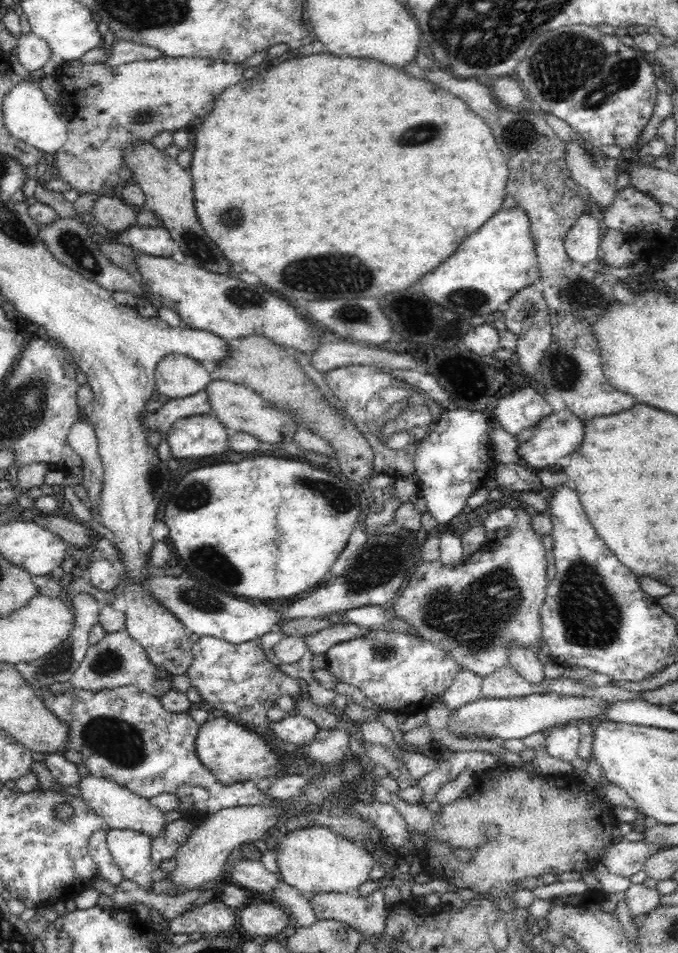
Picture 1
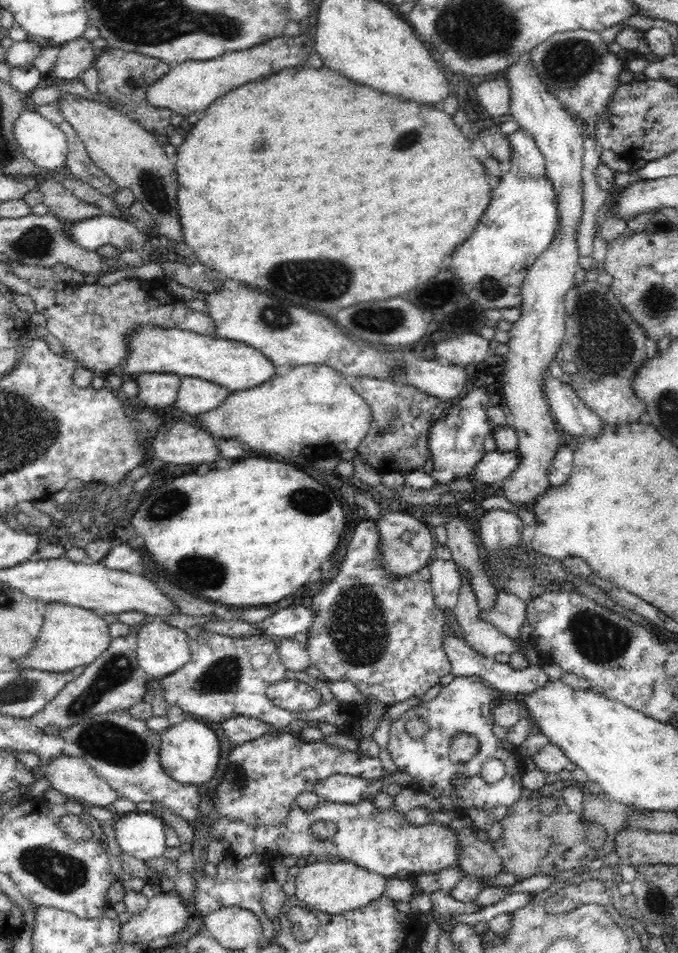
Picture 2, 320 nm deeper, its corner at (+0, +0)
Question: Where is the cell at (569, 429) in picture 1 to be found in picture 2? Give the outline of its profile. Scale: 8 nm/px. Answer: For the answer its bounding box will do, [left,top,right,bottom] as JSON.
[471,451,520,484]

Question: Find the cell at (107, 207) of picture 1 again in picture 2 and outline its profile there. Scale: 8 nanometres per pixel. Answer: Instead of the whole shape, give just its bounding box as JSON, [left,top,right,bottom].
[36,176,102,222]

